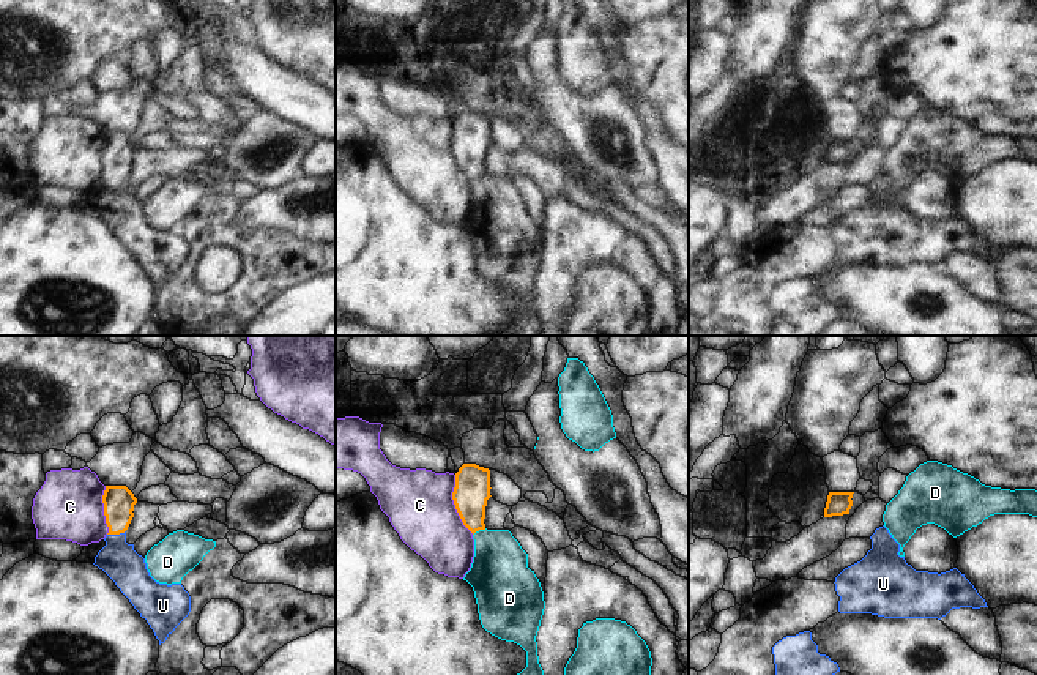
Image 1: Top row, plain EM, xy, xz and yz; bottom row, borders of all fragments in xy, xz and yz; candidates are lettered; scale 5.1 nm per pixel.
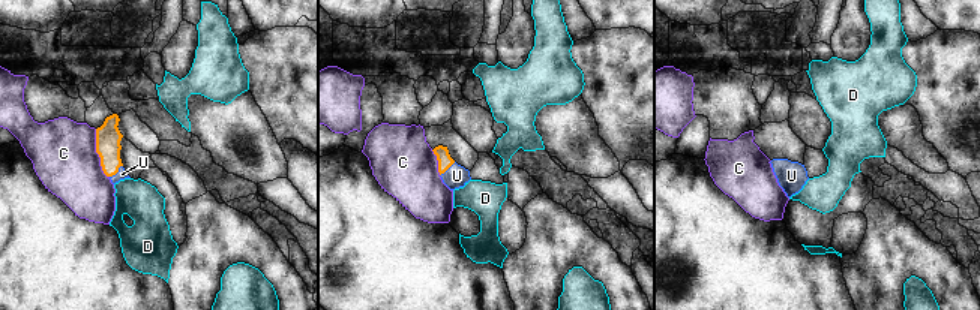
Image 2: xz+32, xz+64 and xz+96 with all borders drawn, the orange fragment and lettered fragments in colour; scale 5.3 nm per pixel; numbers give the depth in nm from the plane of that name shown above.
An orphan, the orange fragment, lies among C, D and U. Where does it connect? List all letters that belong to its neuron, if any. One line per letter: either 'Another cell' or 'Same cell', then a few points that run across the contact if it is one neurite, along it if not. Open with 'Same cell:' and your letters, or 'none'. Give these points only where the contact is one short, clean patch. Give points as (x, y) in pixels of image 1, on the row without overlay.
Same cell: U
C: Another cell. Line: xz (454, 122), (453, 150), (460, 167), (473, 180)
D: Another cell. Line: xz (486, 175), (479, 175), (473, 182)
U: Same cell. Line: xy (118, 149), (115, 180), (117, 205).

